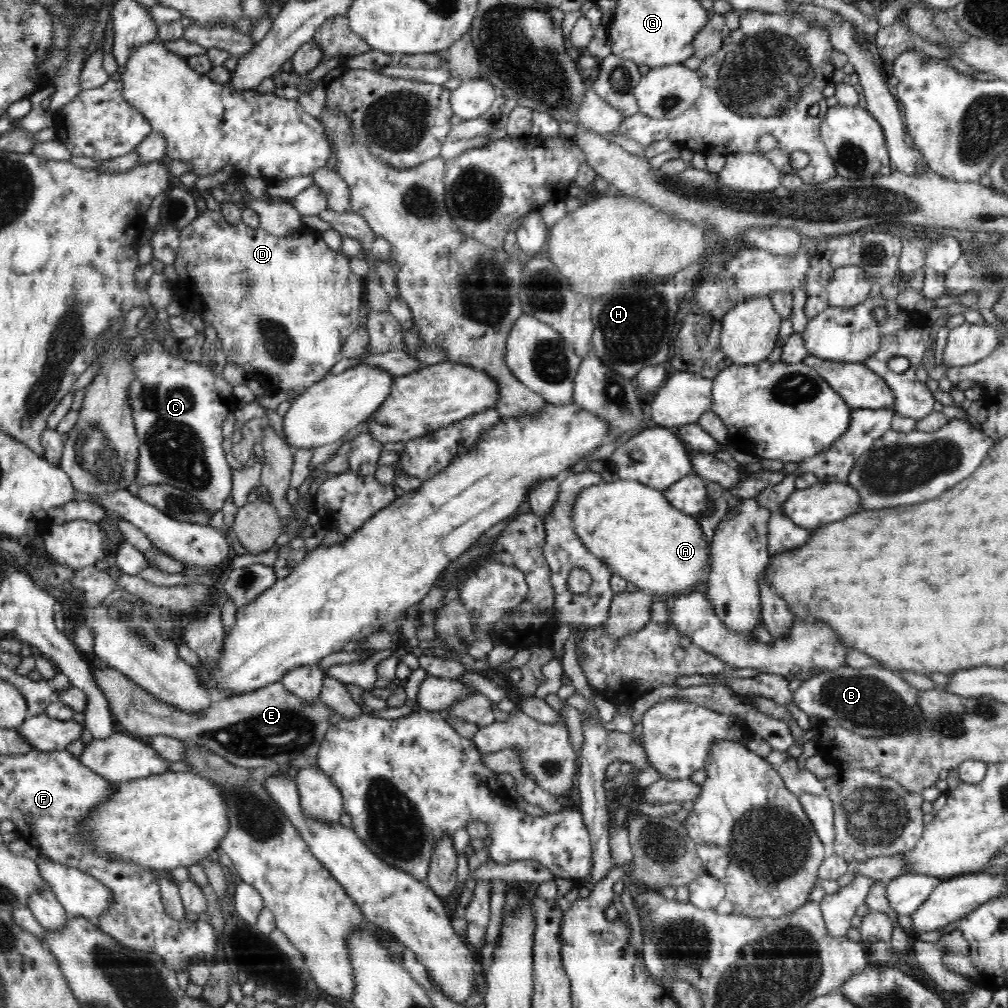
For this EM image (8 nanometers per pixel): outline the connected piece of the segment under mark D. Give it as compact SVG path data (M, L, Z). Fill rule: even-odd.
M207 209L205 212L199 211L198 218L190 226L186 226L180 231L179 249L173 262L176 271L180 270L180 274L186 272L188 278L192 278L194 292L196 292L194 308L192 310L196 310L200 314L204 323L216 329L217 337L220 338L221 349L226 354L227 362L240 366L245 372L247 381L256 380L268 393L275 391L291 392L289 396L290 401L302 394L306 388L310 388L313 384L320 382L328 375L332 366L344 358L342 348L346 344L346 338L360 326L358 313L360 312L360 307L364 305L364 279L350 270L348 257L340 251L338 253L338 251L330 249L328 245L324 248L324 256L314 254L315 246L312 244L312 241L315 238L318 239L318 244L322 242L320 240L321 234L317 234L316 237L311 233L276 237L276 235L264 231L261 227L258 229L249 228L243 222L231 226L221 212L212 212L212 210Z

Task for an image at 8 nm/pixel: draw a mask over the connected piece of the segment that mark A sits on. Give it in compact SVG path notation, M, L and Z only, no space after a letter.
M616 478L614 482L598 481L584 487L573 502L571 524L584 546L615 574L625 578L630 588L644 589L654 595L668 592L671 596L684 595L689 589L690 594L696 584L702 582L704 568L710 566L706 561L710 561L710 550L698 518L674 508L663 491L638 481Z

